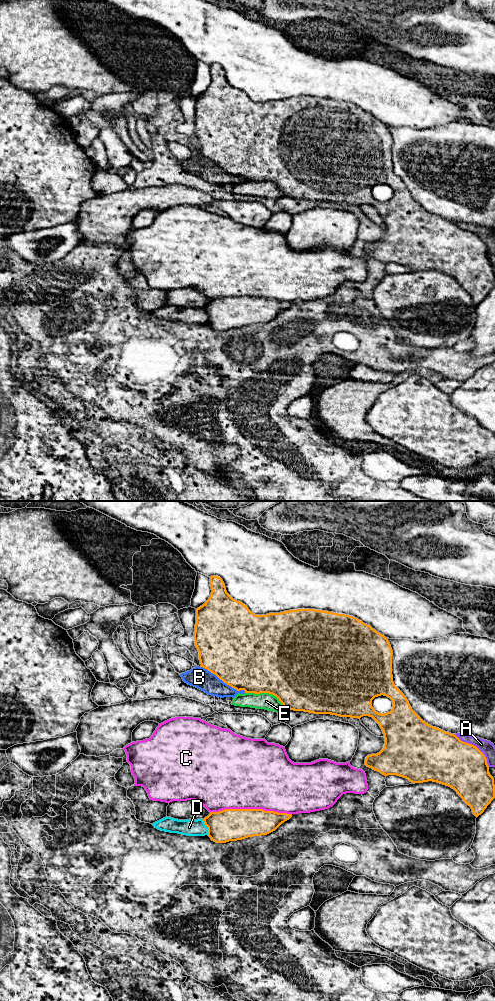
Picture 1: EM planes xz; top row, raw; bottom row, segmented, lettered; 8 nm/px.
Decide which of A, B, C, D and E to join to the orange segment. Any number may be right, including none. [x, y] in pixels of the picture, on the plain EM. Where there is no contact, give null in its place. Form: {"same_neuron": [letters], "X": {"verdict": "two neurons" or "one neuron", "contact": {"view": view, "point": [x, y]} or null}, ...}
{"same_neuron": [], "A": {"verdict": "two neurons", "contact": {"view": "xz", "point": [473, 233]}}, "B": {"verdict": "two neurons", "contact": {"view": "xz", "point": [223, 169]}}, "C": {"verdict": "two neurons", "contact": {"view": "xz", "point": [251, 297]}}, "D": {"verdict": "two neurons", "contact": {"view": "xz", "point": [207, 314]}}, "E": {"verdict": "two neurons", "contact": {"view": "xz", "point": [266, 180]}}}

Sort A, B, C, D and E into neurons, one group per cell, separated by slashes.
A B / C / D / E

